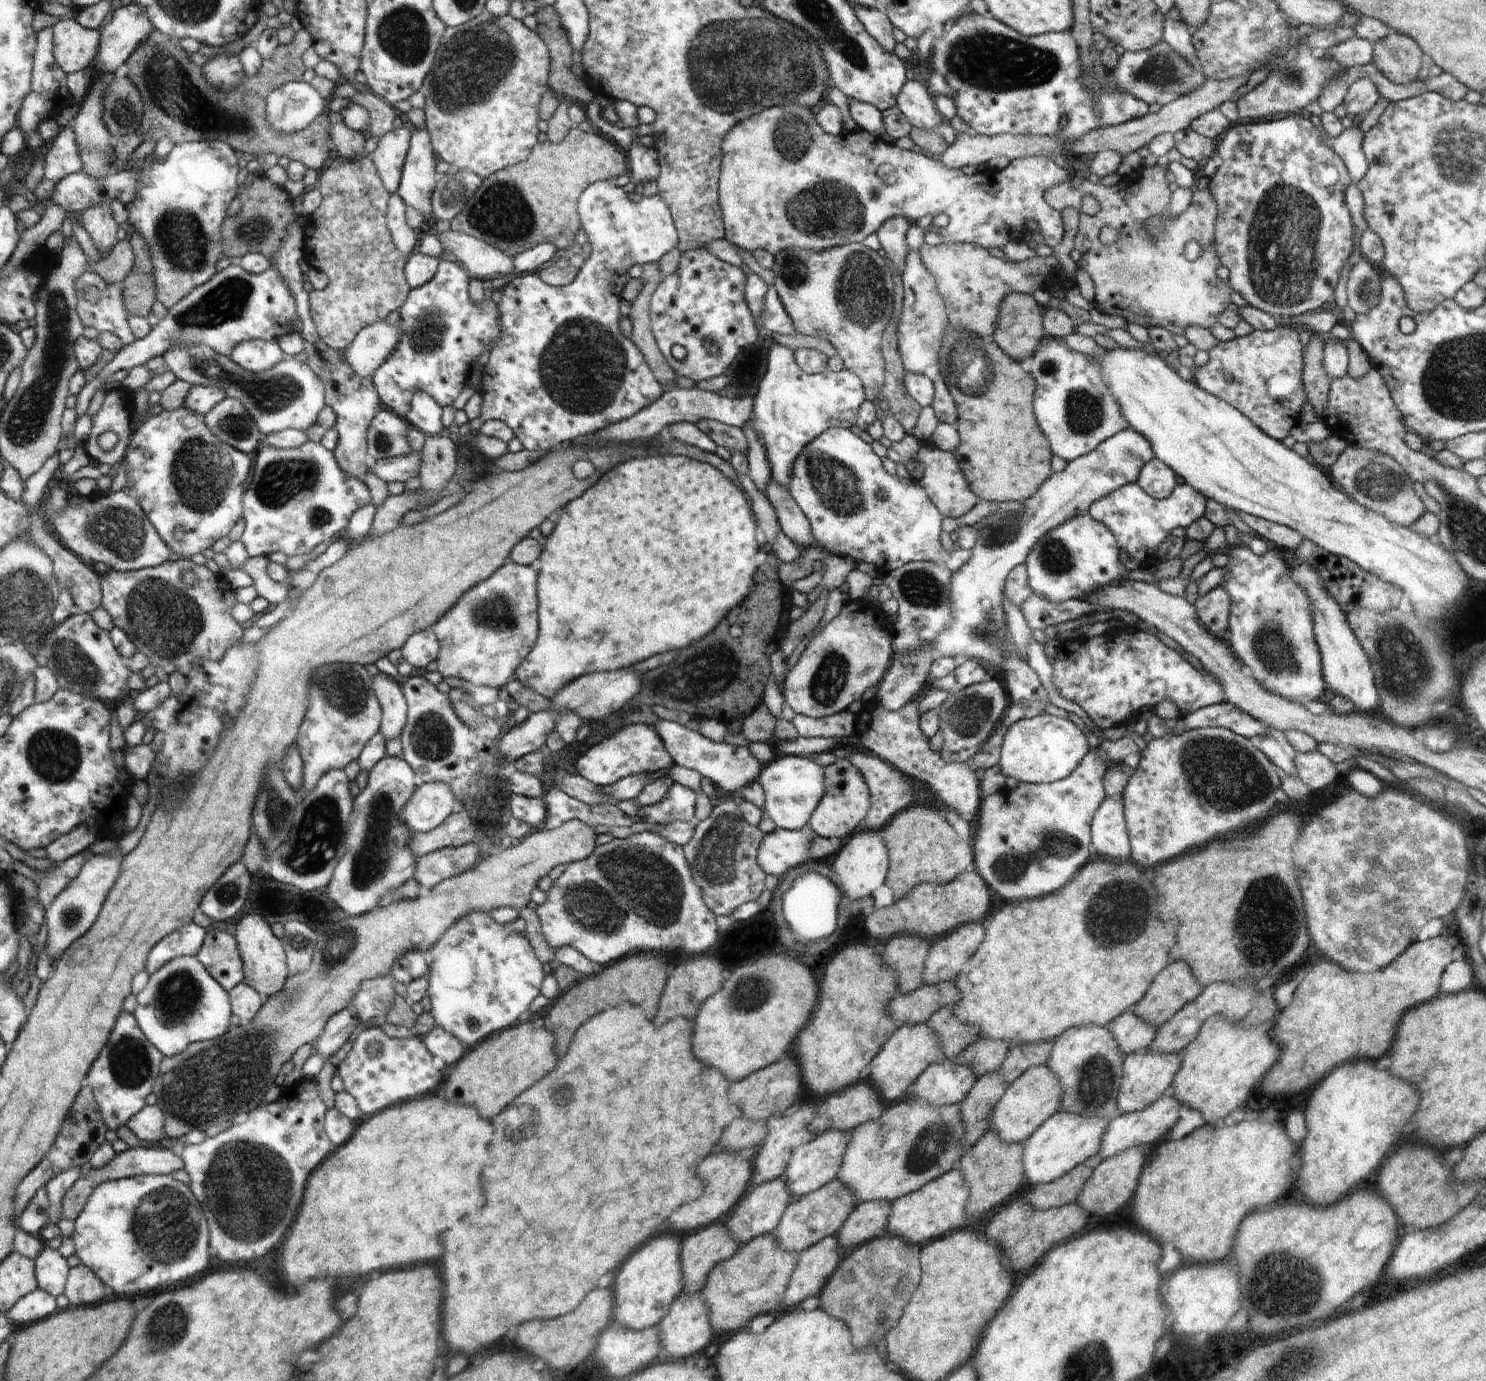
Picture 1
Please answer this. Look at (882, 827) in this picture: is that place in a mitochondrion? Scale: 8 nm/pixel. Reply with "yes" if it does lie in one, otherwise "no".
no

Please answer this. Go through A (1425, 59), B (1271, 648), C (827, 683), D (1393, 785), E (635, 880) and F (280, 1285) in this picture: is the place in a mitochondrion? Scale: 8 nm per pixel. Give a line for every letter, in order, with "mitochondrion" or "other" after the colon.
A: other
B: mitochondrion
C: mitochondrion
D: other
E: mitochondrion
F: other

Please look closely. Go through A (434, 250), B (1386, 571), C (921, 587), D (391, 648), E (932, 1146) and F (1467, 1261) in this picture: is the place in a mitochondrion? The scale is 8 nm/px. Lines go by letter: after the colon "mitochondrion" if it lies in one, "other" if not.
A: other
B: other
C: mitochondrion
D: other
E: mitochondrion
F: other

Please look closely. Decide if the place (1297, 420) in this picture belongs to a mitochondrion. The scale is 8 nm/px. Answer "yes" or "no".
no

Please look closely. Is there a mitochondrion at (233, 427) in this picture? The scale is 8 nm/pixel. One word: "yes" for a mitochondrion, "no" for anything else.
yes

